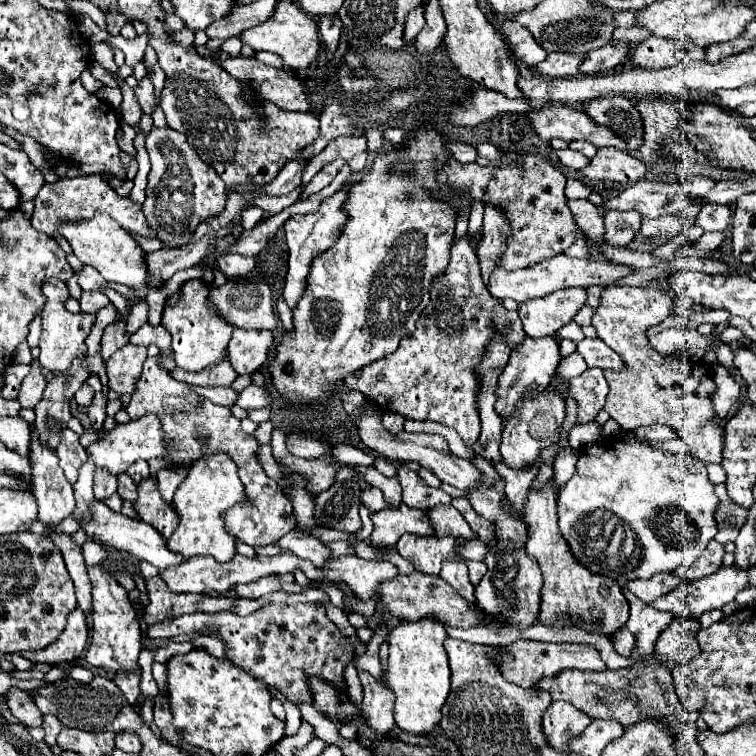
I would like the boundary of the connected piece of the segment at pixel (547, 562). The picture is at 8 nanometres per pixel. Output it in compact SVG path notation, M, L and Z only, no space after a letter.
M555 478L545 482L541 488L531 490L527 496L527 502L523 506L523 520L529 524L529 540L525 544L525 550L529 556L537 558L541 570L543 570L543 588L541 588L541 612L539 618L547 626L563 628L569 626L569 616L581 616L583 620L589 618L601 618L605 622L605 630L609 630L609 636L617 632L621 626L625 626L629 618L629 604L623 596L619 584L601 574L593 574L583 564L577 562L577 558L571 554L571 548L567 540L563 538L559 526L557 526L557 498L559 498L559 486Z

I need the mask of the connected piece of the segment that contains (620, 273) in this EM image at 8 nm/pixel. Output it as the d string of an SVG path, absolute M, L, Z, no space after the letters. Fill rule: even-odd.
M557 254L553 258L547 258L543 262L537 262L533 266L527 266L523 270L505 270L505 268L497 268L493 270L491 278L489 278L489 292L493 298L513 298L517 302L525 302L529 298L539 298L545 296L549 292L561 290L561 288L571 288L571 286L617 286L619 280L631 276L635 272L635 268L631 266L619 266L619 264L609 264L603 260L579 260L579 258L569 258L565 254Z

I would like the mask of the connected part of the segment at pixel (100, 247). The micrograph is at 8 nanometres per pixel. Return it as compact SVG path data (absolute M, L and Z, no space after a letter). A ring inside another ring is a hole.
M97 214L97 218L89 222L77 222L77 224L63 224L61 236L71 244L75 256L83 262L93 266L107 282L117 282L123 286L129 286L133 290L141 290L145 286L149 288L163 288L165 282L153 274L149 274L145 266L145 250L139 246L139 242L109 214Z

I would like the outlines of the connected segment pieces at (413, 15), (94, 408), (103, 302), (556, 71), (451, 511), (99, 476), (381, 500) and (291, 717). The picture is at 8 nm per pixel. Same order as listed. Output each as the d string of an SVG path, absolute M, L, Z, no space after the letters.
M419 6L417 10L411 10L411 12L409 12L409 16L407 16L407 20L405 20L405 34L403 34L405 42L413 42L413 40L415 40L415 36L421 32L423 24L425 24L423 8Z
M97 394L97 398L91 402L91 406L87 408L87 416L89 416L89 422L93 426L93 430L101 432L103 430L103 420L107 418L105 414L105 406L107 406L107 398L103 394Z
M83 292L79 302L81 302L81 310L89 312L89 314L95 314L95 312L99 312L101 308L105 308L109 304L107 296L101 294L101 292Z
M551 52L547 58L537 66L541 74L551 78L569 78L579 74L579 66L583 64L583 58L569 54L569 52Z
M437 506L427 510L427 518L433 526L435 536L463 536L463 538L473 538L473 530L465 522L459 510L453 506Z
M97 468L95 470L95 486L93 488L95 488L95 498L97 500L105 500L105 498L109 498L111 494L117 492L117 476Z
M373 486L363 490L363 494L361 494L361 502L367 504L367 508L369 508L371 512L377 512L377 510L385 510L385 508L389 508L389 502L385 500L383 492L381 492L379 488L373 488Z
M264 682L262 683L271 691L273 696L275 696L281 701L284 707L286 713L285 735L294 736L295 734L297 734L301 725L302 716L299 709L292 702L286 699L286 697L279 691L275 690L274 688L272 691L272 688L269 685Z

